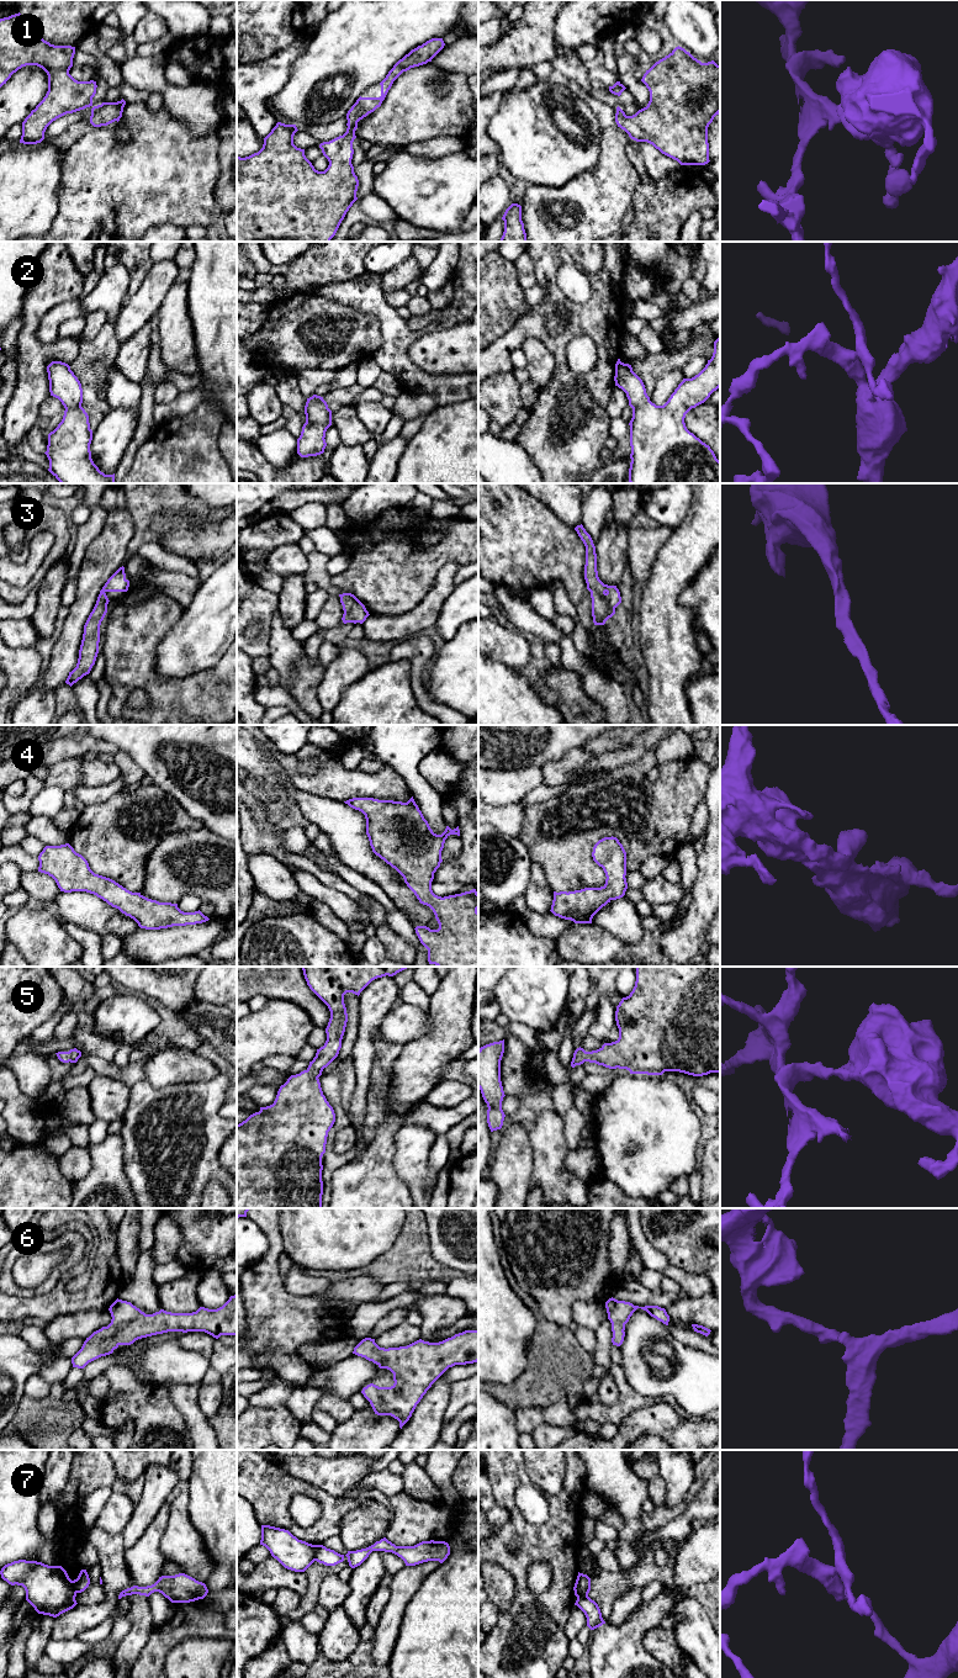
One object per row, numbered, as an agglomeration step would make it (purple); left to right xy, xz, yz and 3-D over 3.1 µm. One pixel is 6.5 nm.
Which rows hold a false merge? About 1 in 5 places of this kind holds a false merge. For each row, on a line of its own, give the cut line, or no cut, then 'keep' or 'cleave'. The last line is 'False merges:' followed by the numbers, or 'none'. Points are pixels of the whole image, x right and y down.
1: no cut | keep
2: no cut | keep
3: no cut | keep
4: no cut | keep
5: no cut | keep
6: no cut | keep
7: xz (317, 1545), (313, 1560) | cleave
False merges: 7

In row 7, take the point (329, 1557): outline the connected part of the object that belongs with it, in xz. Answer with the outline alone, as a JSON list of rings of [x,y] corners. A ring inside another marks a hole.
[[[317,1545],[314,1561],[323,1563],[325,1566],[335,1566],[344,1561],[344,1555],[340,1555],[334,1550],[327,1549],[323,1545]]]

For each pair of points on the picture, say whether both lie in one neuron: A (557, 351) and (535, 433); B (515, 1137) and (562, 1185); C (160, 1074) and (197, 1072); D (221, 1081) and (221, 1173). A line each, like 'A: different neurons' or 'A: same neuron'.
A: same neuron
B: different neurons
C: same neuron
D: same neuron

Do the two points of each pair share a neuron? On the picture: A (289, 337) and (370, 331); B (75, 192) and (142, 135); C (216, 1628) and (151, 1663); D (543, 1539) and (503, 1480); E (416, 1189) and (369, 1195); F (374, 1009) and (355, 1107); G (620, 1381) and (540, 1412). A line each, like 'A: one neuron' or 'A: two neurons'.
A: one neuron
B: one neuron
C: one neuron
D: one neuron
E: two neurons
F: one neuron
G: one neuron

